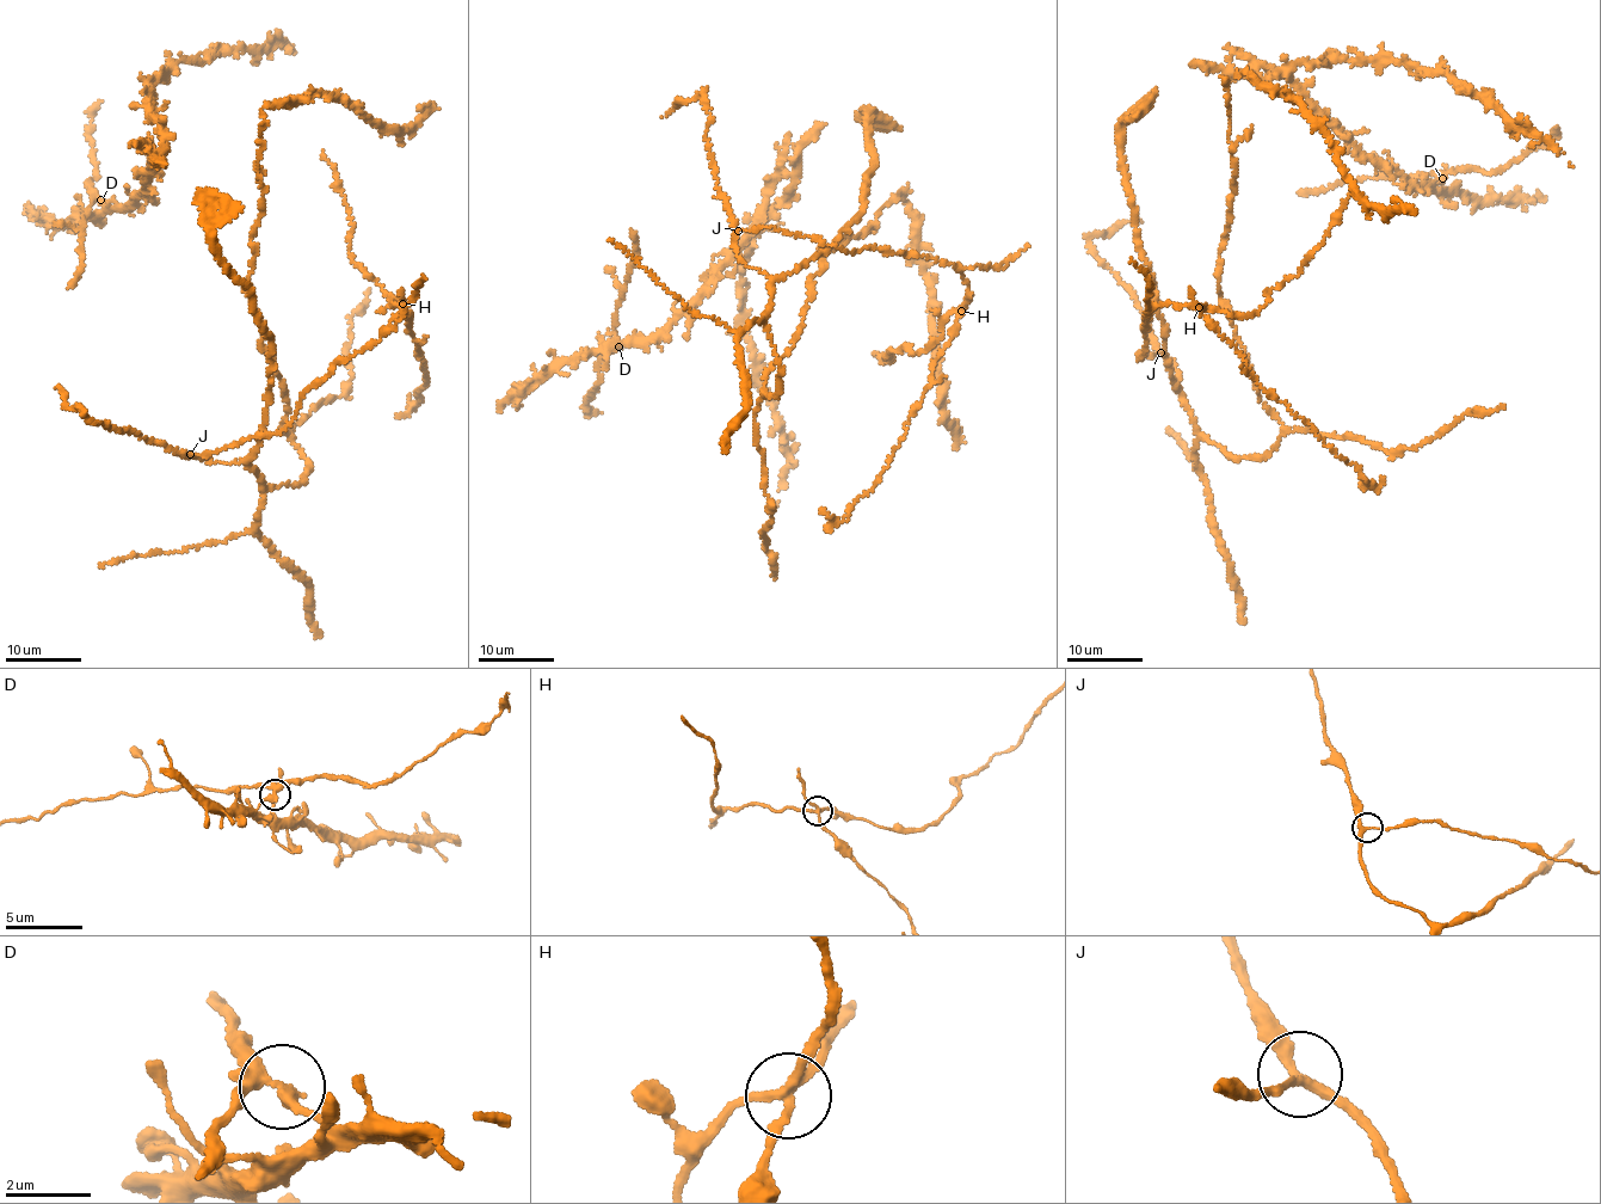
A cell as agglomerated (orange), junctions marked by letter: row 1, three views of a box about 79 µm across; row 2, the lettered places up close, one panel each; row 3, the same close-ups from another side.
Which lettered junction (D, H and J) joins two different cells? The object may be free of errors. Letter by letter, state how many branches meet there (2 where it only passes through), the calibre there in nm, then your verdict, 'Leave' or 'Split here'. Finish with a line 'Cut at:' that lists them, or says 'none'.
D: Branches: 4. Thickness 280 nm. Leave
H: Branches: 4. Thickness 200 nm. Split here
J: Branches: 3. Thickness 200 nm. Leave
Cut at: H

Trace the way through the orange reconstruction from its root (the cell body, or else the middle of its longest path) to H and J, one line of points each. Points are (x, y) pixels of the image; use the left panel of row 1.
H: (251, 454), (231, 465), (190, 455), (278, 432), (295, 417), (302, 394), (338, 362), (380, 339), (402, 305)
J: (251, 454), (245, 460), (231, 465), (210, 464), (190, 454)

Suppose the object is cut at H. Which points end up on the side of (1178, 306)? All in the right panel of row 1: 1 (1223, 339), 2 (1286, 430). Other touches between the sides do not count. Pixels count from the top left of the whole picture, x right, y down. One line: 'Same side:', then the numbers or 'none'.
Same side: 2

